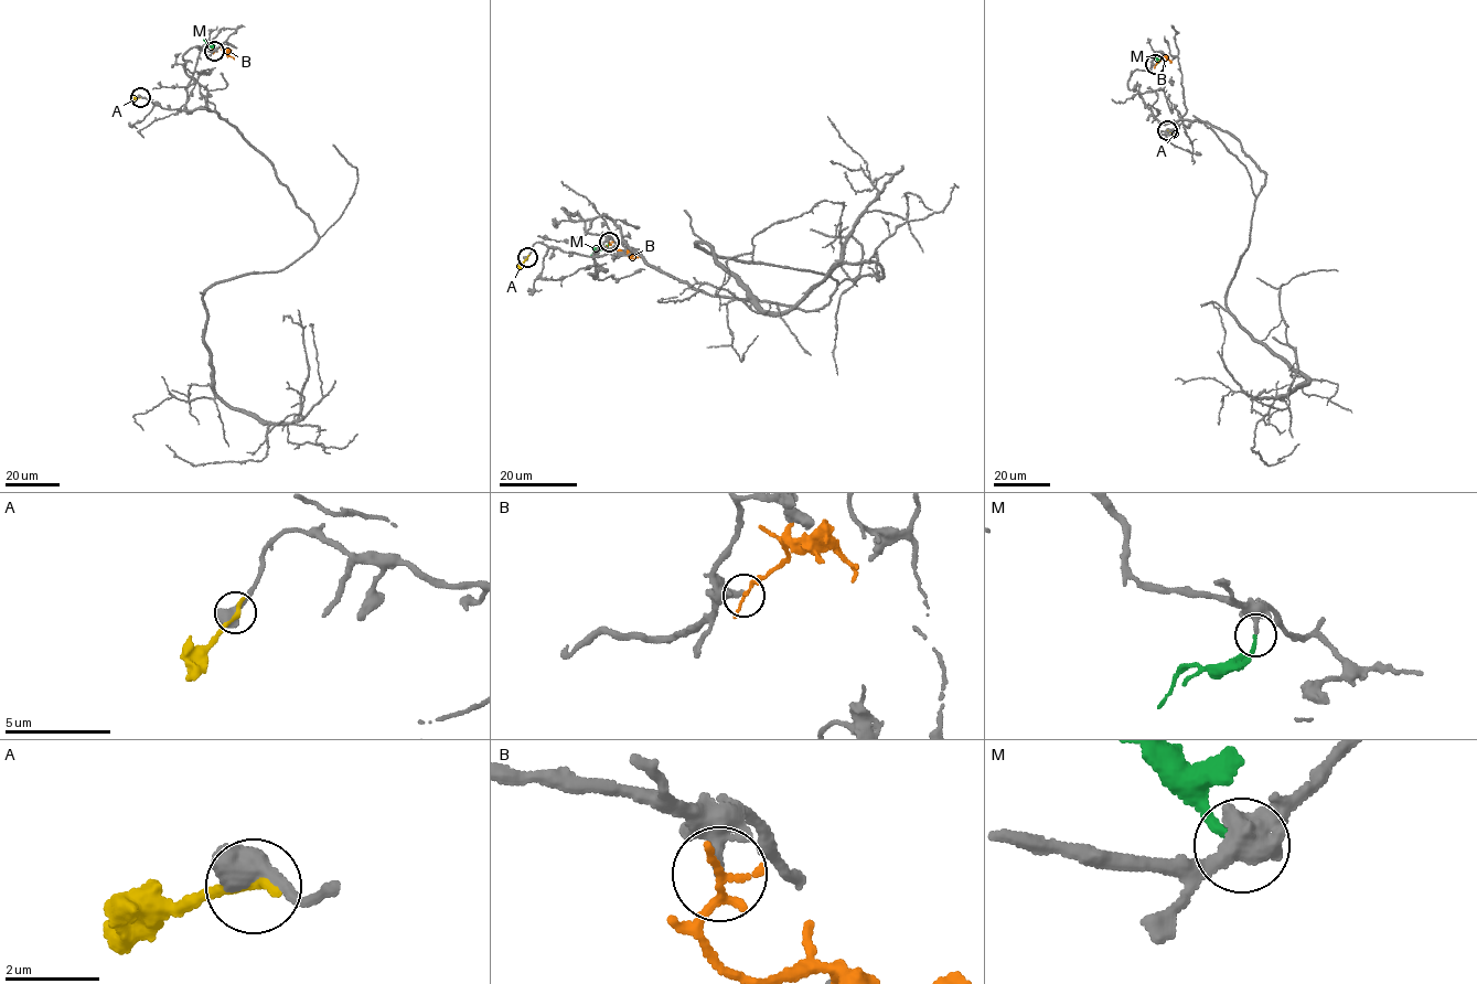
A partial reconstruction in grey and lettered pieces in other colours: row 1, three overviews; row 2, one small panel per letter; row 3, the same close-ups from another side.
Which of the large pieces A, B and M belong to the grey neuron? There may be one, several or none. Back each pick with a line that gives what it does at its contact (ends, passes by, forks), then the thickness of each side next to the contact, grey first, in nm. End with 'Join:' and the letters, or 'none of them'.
M: it ends there; 280 nm thick on the grey side, 170 nm on the other
Join: M

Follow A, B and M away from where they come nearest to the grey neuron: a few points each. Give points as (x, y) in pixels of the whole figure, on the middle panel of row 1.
A: (526, 257), (520, 270)
B: (609, 242), (611, 250), (641, 257)
M: (608, 243), (590, 256)

